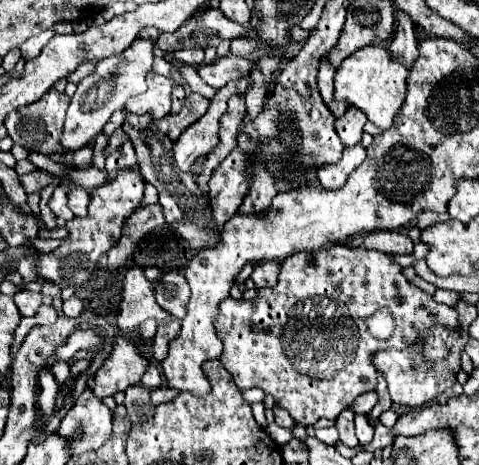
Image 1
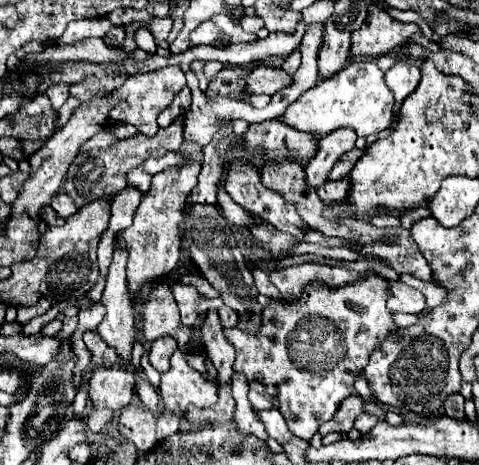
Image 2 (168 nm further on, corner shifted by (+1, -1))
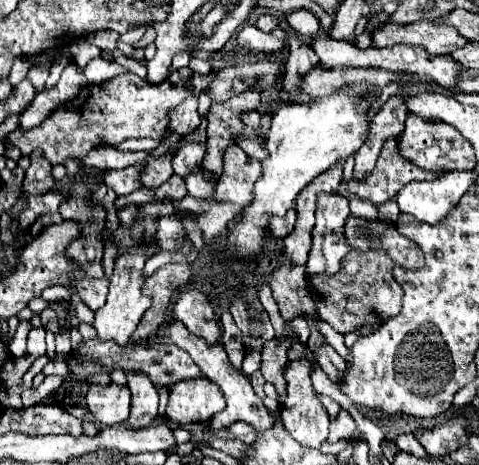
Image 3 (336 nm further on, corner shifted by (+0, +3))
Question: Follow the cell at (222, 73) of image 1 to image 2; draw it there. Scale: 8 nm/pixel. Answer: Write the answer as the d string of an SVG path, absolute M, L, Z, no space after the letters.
M257 66L247 72L245 80L245 90L249 94L275 94L277 90L285 88L291 82L291 76L281 72L279 68L269 68L269 66Z

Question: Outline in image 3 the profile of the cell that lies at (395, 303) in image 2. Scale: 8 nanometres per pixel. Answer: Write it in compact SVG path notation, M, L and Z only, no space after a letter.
M380 250L350 252L342 262L342 270L336 276L318 276L312 280L310 292L318 304L320 318L342 336L362 326L388 320L396 316L402 306L402 288L392 278L392 260Z

